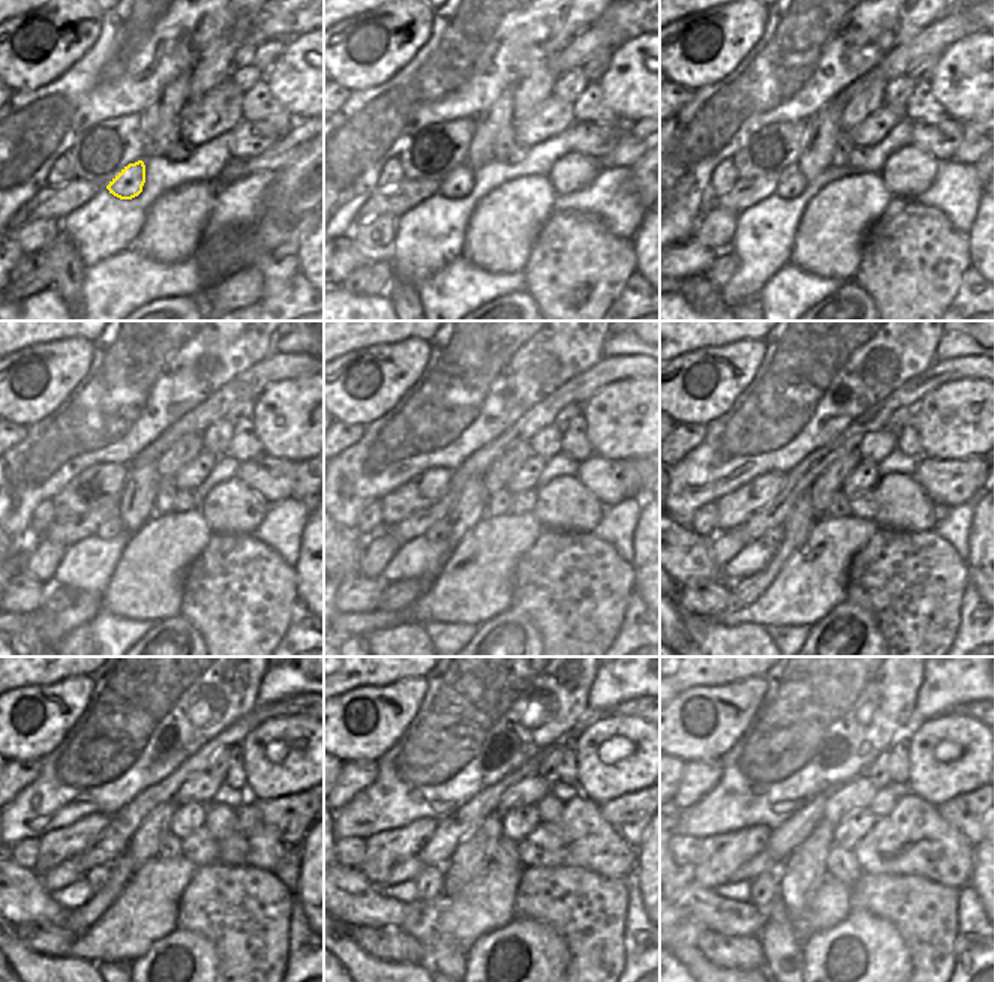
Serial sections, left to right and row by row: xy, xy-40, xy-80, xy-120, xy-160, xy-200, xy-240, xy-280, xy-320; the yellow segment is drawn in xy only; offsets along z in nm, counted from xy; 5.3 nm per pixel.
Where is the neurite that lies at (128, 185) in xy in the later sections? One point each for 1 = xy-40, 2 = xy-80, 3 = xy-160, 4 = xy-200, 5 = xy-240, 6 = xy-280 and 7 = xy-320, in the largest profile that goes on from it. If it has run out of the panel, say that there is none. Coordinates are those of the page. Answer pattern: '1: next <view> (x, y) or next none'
1: next xy-40 (458, 185)
2: next xy-80 (792, 182)
3: next xy-160 (438, 532)
4: next xy-200 (772, 537)
5: next xy-240 (98, 877)
6: next xy-280 (431, 880)
7: next xy-320 (765, 886)

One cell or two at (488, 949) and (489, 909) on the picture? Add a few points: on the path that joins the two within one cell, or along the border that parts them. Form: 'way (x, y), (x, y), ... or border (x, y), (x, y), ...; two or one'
border (514, 916), (496, 930), (480, 936), (467, 949); two

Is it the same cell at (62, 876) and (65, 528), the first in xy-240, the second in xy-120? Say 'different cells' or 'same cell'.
different cells

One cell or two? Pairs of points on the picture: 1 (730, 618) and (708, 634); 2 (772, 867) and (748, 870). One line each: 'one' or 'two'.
1: two
2: one

